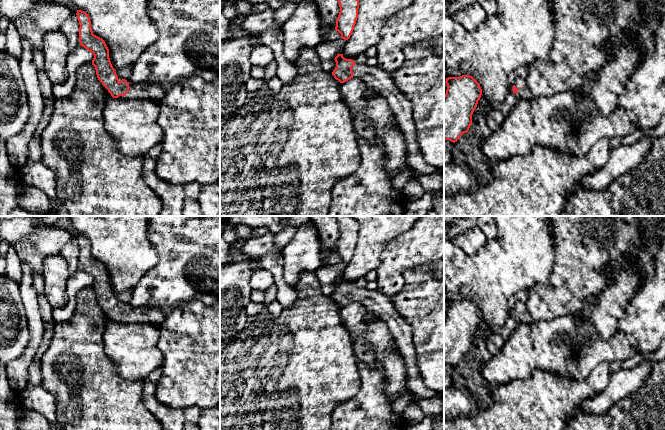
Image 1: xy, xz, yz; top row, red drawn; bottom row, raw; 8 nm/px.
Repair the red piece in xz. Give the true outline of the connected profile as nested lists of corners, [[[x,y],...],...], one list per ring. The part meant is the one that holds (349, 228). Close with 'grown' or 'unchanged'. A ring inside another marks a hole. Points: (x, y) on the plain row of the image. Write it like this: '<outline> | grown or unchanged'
[[[335,216],[335,218],[340,231],[335,254],[341,258],[342,263],[348,264],[358,242],[359,224],[352,216]]] | unchanged

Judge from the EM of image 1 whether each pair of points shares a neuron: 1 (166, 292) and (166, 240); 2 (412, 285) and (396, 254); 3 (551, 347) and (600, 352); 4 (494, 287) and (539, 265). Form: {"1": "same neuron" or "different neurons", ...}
{"1": "same neuron", "2": "different neurons", "3": "same neuron", "4": "same neuron"}

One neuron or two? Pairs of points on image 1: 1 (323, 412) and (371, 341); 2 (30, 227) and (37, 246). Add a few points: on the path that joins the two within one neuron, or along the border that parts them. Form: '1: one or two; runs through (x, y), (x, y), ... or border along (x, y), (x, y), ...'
1: two; border along (351, 340), (353, 353), (357, 361)
2: two; border along (50, 226), (21, 238), (14, 245)

